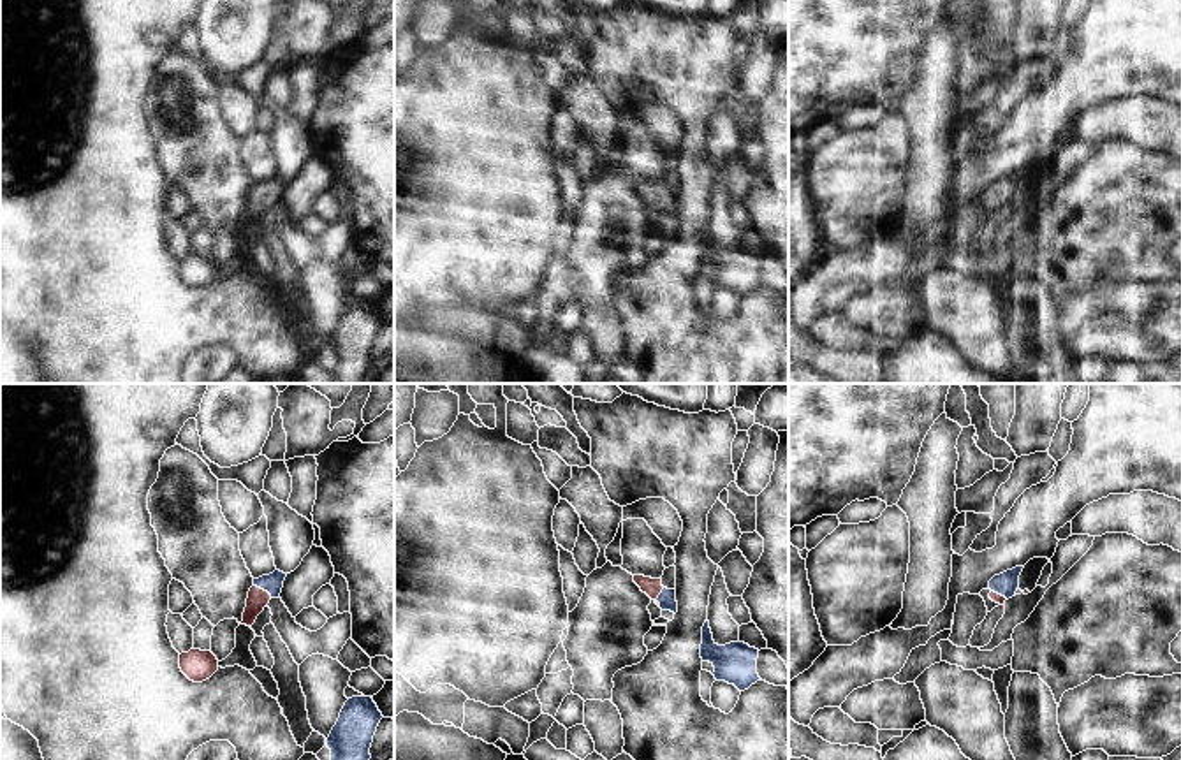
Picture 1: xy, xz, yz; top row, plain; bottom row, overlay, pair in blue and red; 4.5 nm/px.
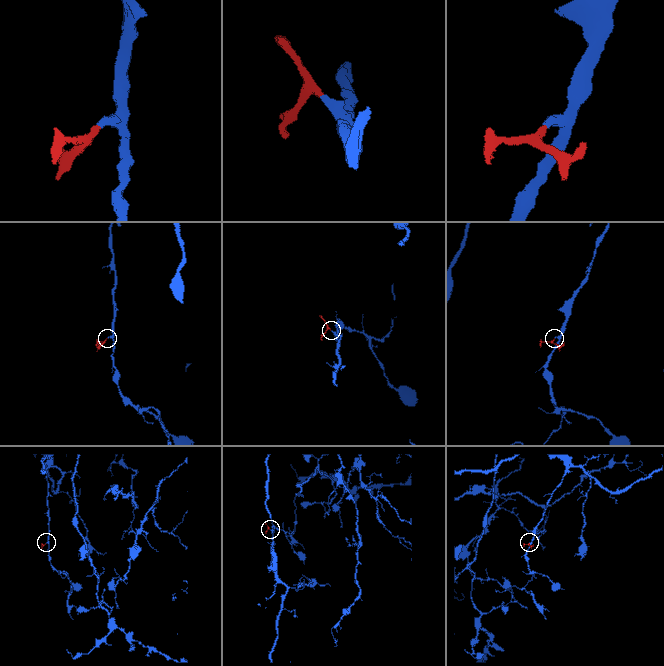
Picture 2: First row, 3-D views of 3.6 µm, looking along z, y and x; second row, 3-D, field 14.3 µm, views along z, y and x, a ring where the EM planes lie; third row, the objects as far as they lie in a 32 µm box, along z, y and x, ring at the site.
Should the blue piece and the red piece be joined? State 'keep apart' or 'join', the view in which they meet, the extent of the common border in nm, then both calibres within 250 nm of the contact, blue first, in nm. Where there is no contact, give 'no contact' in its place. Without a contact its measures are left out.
join; meets blue in xy; contact 110 nm long; 90 nm thick on the blue side, 100 nm on the other

